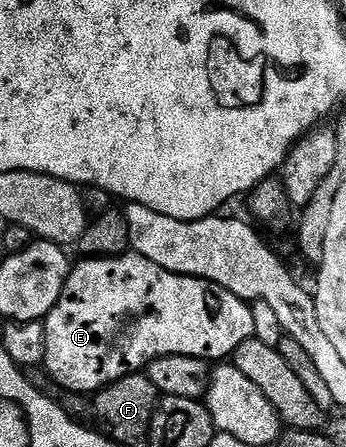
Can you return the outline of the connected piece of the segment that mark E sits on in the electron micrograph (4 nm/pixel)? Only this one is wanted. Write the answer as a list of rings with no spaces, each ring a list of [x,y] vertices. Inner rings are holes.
[[[128,251],[121,256],[86,256],[81,262],[74,264],[69,270],[69,278],[55,303],[55,307],[43,319],[45,326],[45,363],[44,368],[50,377],[63,387],[67,387],[76,393],[86,395],[96,394],[102,389],[106,389],[111,382],[123,379],[135,371],[146,368],[150,361],[157,360],[163,356],[193,356],[208,362],[217,363],[222,359],[232,358],[233,353],[241,346],[248,337],[254,336],[255,324],[252,319],[250,302],[241,301],[231,291],[219,287],[210,281],[204,281],[198,277],[184,277],[178,273],[167,271],[159,267],[159,263],[151,263],[151,259],[143,259],[138,253]]]

